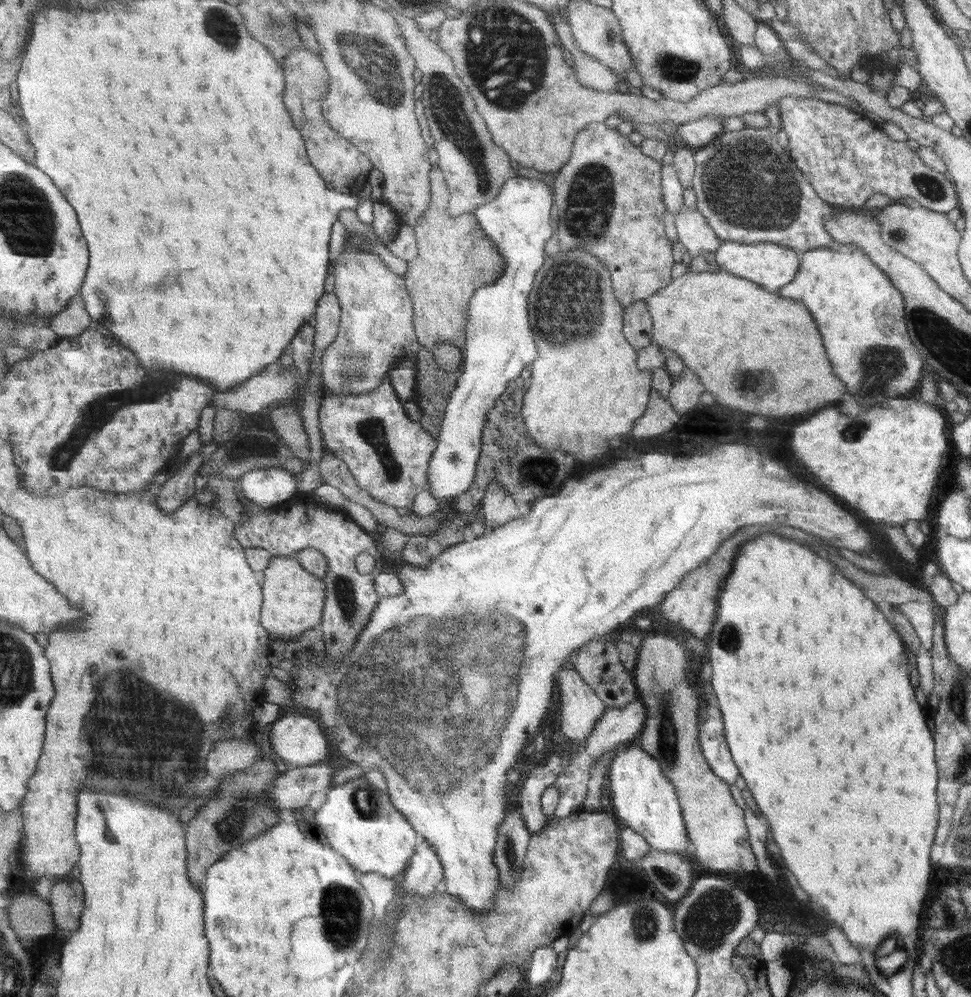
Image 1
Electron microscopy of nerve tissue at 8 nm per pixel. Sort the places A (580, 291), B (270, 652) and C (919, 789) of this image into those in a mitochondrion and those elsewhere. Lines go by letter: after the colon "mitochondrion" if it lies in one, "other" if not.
A: mitochondrion
B: other
C: other

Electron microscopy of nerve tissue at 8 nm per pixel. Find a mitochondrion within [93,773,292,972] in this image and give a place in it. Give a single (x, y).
(246, 804)

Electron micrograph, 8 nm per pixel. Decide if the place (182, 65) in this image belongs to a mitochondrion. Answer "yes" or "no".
no

